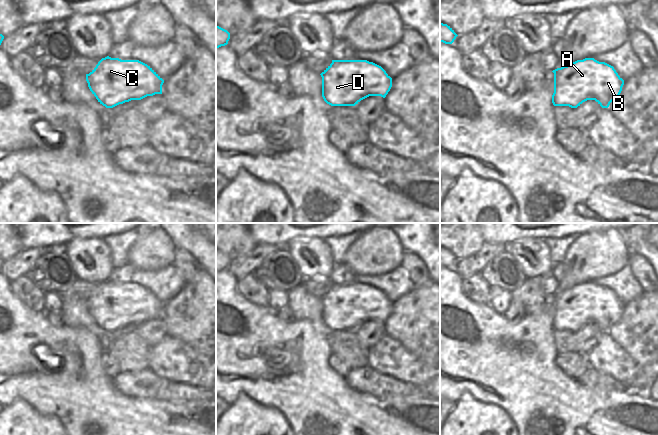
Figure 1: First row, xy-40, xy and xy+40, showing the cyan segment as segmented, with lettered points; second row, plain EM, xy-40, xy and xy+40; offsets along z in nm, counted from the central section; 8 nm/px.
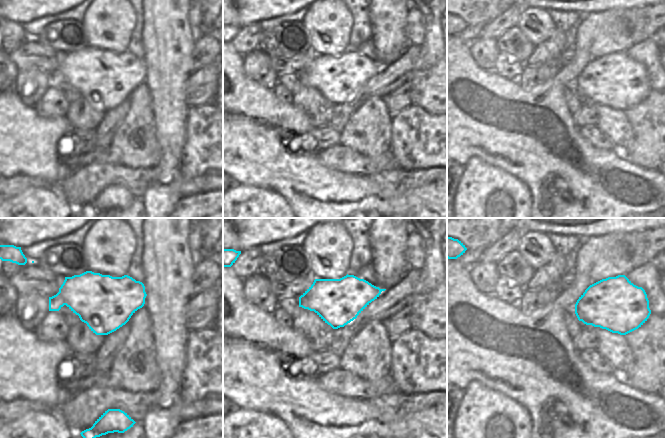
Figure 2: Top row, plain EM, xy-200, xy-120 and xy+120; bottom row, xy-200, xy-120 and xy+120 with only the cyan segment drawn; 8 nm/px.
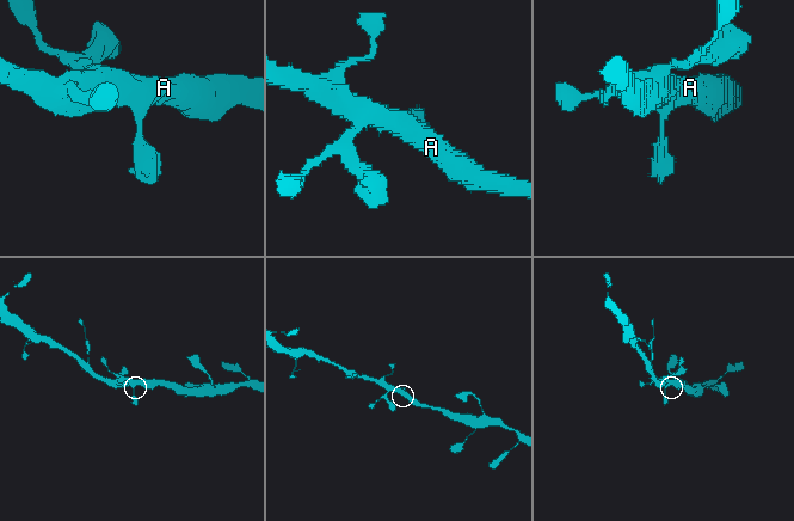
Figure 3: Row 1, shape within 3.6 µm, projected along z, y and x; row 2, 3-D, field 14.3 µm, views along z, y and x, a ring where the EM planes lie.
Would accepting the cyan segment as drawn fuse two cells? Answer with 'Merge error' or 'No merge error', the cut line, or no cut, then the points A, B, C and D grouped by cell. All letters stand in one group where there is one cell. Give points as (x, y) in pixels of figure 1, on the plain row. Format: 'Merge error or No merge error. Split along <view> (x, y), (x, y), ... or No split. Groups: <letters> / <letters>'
No merge error. No split. Groups: A B C D

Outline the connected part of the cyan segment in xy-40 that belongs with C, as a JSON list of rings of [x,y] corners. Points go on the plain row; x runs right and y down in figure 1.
[[[109,280],[102,282],[96,291],[89,298],[86,298],[86,305],[92,318],[106,332],[162,318],[164,307],[164,304],[150,290],[139,284],[121,284]]]

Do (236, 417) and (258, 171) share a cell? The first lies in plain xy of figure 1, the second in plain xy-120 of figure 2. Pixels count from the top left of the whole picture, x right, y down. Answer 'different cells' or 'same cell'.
different cells

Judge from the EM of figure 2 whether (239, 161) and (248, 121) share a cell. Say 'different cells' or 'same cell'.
same cell

